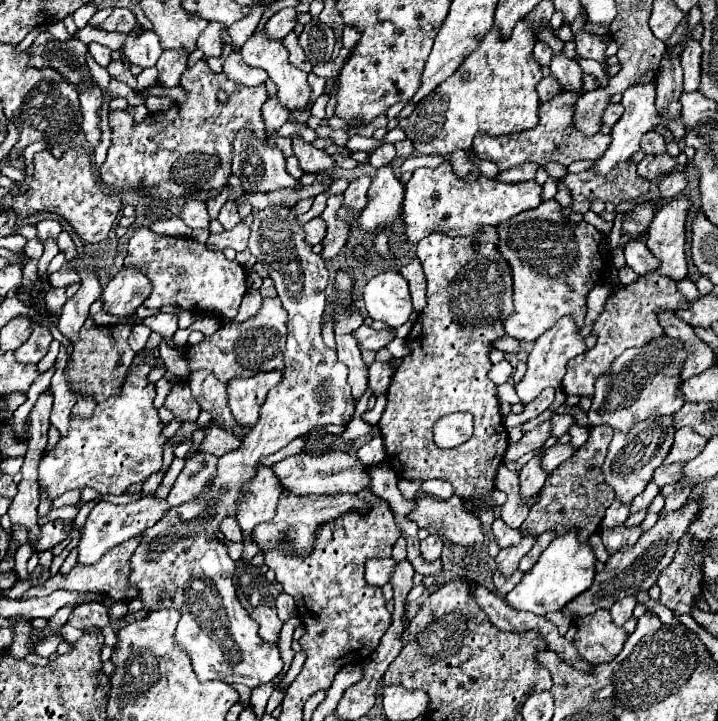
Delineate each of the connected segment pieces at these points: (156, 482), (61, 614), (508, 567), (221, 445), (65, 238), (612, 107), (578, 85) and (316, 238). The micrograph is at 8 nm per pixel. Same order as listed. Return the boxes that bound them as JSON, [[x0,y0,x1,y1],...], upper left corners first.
[[140,472,162,498],[48,606,73,628],[496,534,536,578],[200,424,240,456],[58,230,76,262],[602,104,624,126],[550,54,584,94],[302,216,326,246]]

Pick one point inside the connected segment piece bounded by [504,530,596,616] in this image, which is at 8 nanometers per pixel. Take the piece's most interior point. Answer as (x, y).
(565, 569)

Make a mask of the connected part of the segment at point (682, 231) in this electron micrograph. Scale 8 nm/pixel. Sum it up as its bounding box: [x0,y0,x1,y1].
[646,198,690,280]

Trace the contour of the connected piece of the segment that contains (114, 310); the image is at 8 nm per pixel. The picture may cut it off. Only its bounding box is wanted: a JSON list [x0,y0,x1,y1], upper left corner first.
[102,268,150,318]

